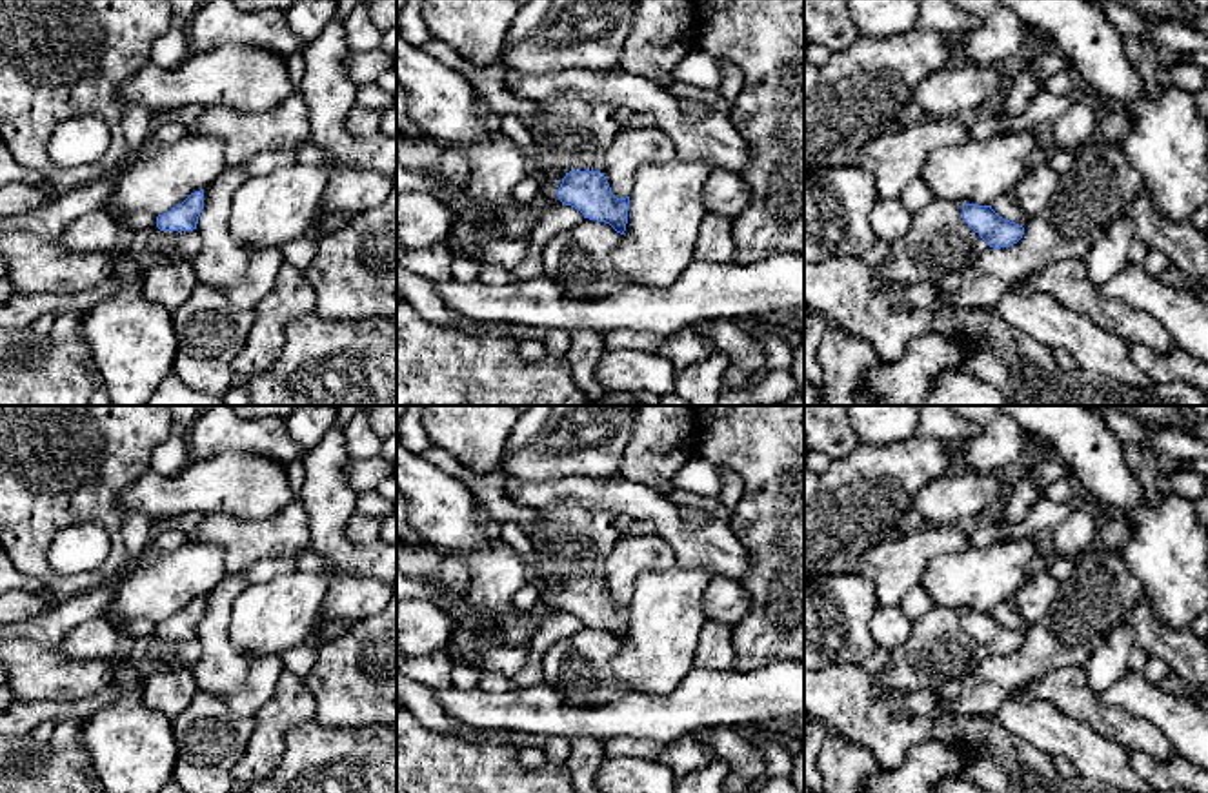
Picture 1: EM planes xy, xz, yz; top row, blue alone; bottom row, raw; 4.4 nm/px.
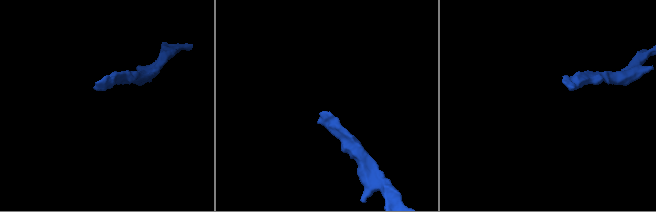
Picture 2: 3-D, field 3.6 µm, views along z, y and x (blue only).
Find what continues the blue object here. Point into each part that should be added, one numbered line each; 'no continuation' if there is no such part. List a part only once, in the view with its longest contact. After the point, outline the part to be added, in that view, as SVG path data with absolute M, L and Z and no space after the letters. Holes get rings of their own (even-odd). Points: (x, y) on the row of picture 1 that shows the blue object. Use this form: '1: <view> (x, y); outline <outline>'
1: xz (572, 133); outline M575 91L537 102L539 116L526 129L537 144L542 171L540 195L553 200L569 171L606 171L606 153L619 124L615 105L588 102Z

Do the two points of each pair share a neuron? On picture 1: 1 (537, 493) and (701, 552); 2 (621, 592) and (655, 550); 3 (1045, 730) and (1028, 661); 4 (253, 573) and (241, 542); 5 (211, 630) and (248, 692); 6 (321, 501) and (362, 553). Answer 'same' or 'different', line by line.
1: same
2: same
3: different
4: different
5: same
6: same

